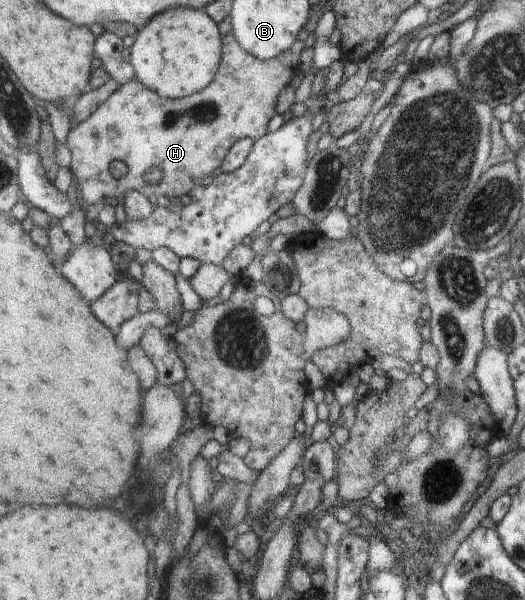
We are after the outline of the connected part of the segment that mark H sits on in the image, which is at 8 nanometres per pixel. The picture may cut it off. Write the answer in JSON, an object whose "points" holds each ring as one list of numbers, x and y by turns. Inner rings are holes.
{"points":[[228,33,223,36,223,58,217,74,203,92,173,100,158,95,156,91,150,91,136,79,118,87,89,118,71,129,66,147,73,156,70,170,80,189,78,197,83,197,89,204,99,207,104,205,103,202,107,198,117,198,121,202,125,194,133,192,141,192,153,203,158,196,184,201,195,196,203,188,203,180,221,166,221,162,224,162,237,141,241,138,259,138,267,132,267,122,275,114,277,94,293,78,291,66,281,58,295,58,295,70,299,70,299,54,303,50,303,41,296,39,293,48,281,53,279,57,261,60,247,54,240,42,237,42,236,35],[113,160,121,160,129,168,129,172,123,178,114,178,109,172,109,164],[151,166,155,166,161,172,161,180,155,184,147,184,143,180,143,170]]}

